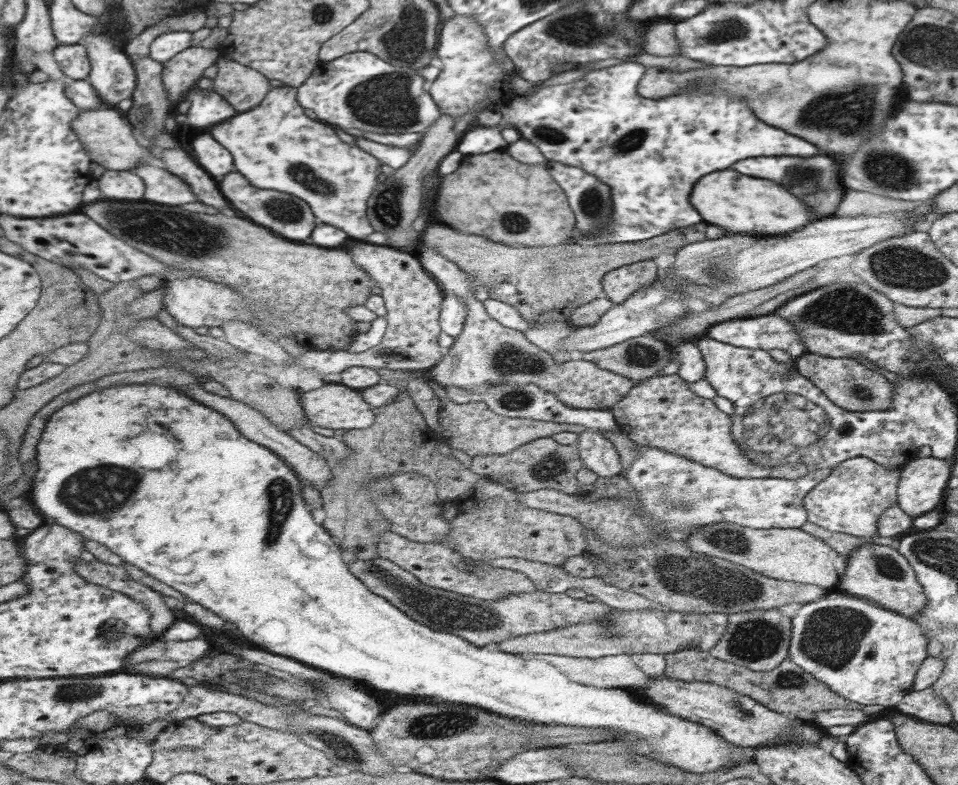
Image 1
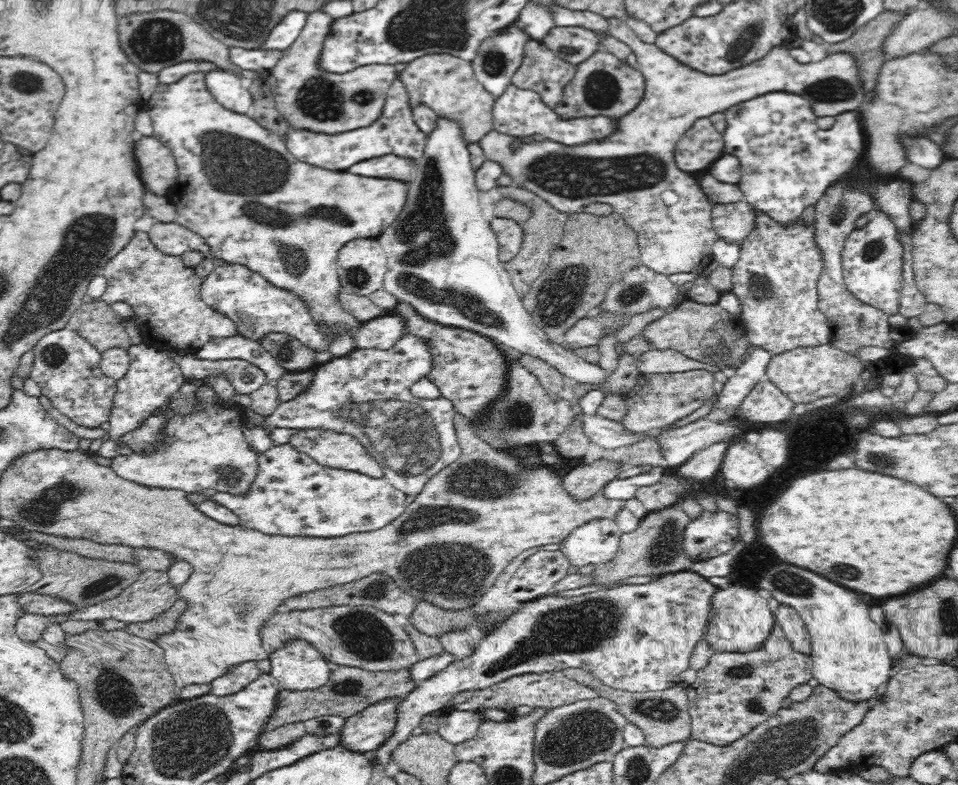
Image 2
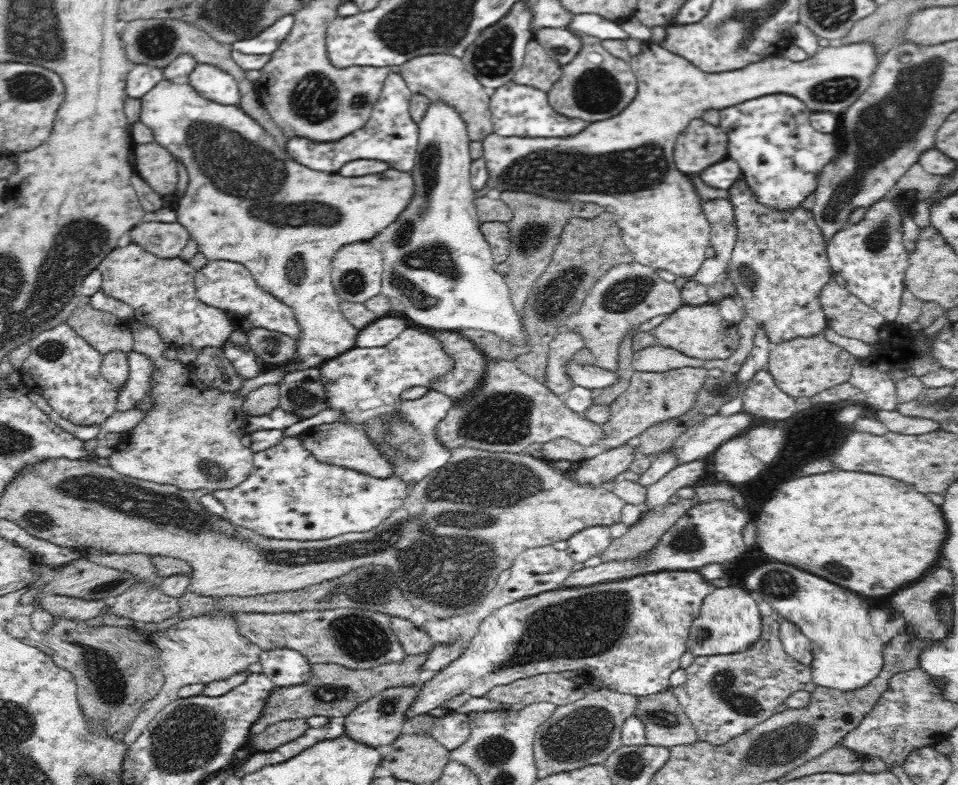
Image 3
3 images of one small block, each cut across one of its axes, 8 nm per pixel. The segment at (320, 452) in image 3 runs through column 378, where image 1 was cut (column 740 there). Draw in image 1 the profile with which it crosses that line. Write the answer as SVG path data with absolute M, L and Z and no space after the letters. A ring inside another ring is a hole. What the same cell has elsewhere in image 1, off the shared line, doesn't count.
M675 373L672 375L653 375L649 379L633 384L628 394L610 408L615 417L618 430L636 444L679 453L697 464L719 469L729 476L745 478L781 479L802 478L808 473L808 465L800 460L785 464L761 465L743 452L731 435L732 419L721 412L712 399L701 398L688 389L687 383Z

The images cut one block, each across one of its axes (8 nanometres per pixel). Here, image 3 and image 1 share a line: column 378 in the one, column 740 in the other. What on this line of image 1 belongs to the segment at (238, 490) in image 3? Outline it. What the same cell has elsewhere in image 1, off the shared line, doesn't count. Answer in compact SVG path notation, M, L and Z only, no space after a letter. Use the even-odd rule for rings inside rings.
M632 443L638 456L623 474L623 480L632 486L643 508L677 540L684 540L699 527L721 522L754 529L799 528L807 519L804 496L831 472L831 468L812 468L802 478L741 479L697 464L679 453Z

